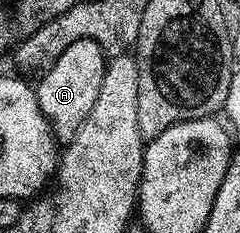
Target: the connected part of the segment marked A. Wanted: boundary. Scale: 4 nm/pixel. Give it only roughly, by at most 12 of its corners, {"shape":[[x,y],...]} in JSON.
{"shape":[[72,41],[37,80],[40,109],[63,144],[100,97],[108,56]]}

